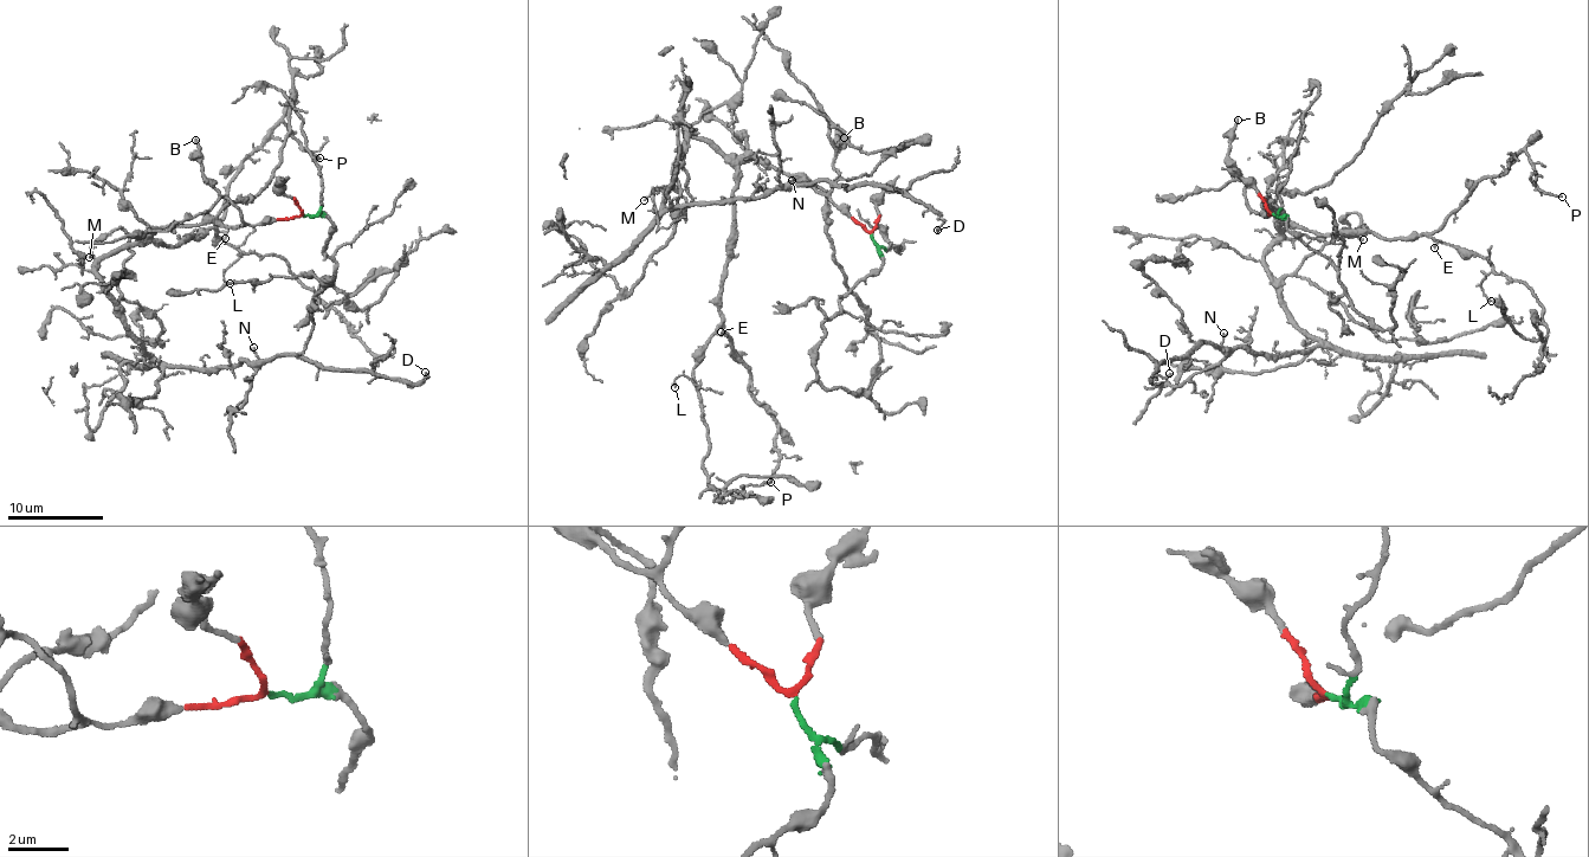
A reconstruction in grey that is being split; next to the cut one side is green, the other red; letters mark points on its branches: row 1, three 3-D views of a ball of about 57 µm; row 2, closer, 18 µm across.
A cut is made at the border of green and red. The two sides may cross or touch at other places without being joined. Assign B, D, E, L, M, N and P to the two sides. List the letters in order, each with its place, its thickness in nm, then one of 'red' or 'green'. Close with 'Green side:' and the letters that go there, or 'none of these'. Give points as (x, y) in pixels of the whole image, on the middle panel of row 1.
B: (844, 137) | 170 nm | red
D: (937, 230) | 170 nm | red
E: (721, 332) | 140 nm | red
L: (674, 387) | 130 nm | red
M: (644, 200) | 130 nm | red
N: (792, 180) | 120 nm | red
P: (770, 482) | 130 nm | red
Green side: none of these

